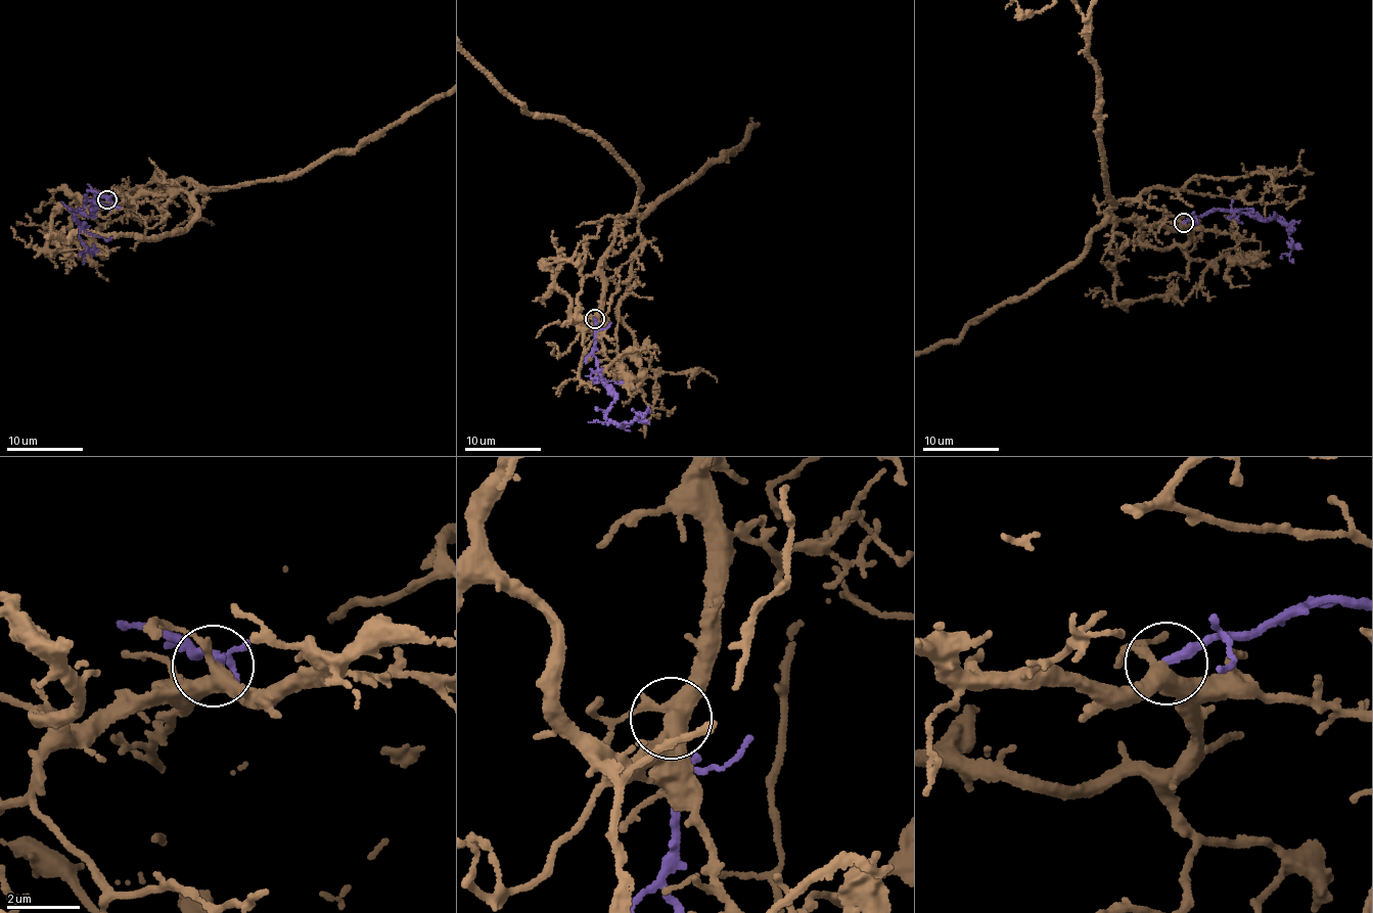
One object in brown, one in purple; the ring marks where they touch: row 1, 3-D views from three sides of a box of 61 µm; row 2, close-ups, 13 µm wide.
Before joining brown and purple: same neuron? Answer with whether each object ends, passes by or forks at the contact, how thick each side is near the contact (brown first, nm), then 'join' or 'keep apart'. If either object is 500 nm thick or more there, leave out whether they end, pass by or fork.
brown forks; purple ends; calibres 360 and 260 nm; join

